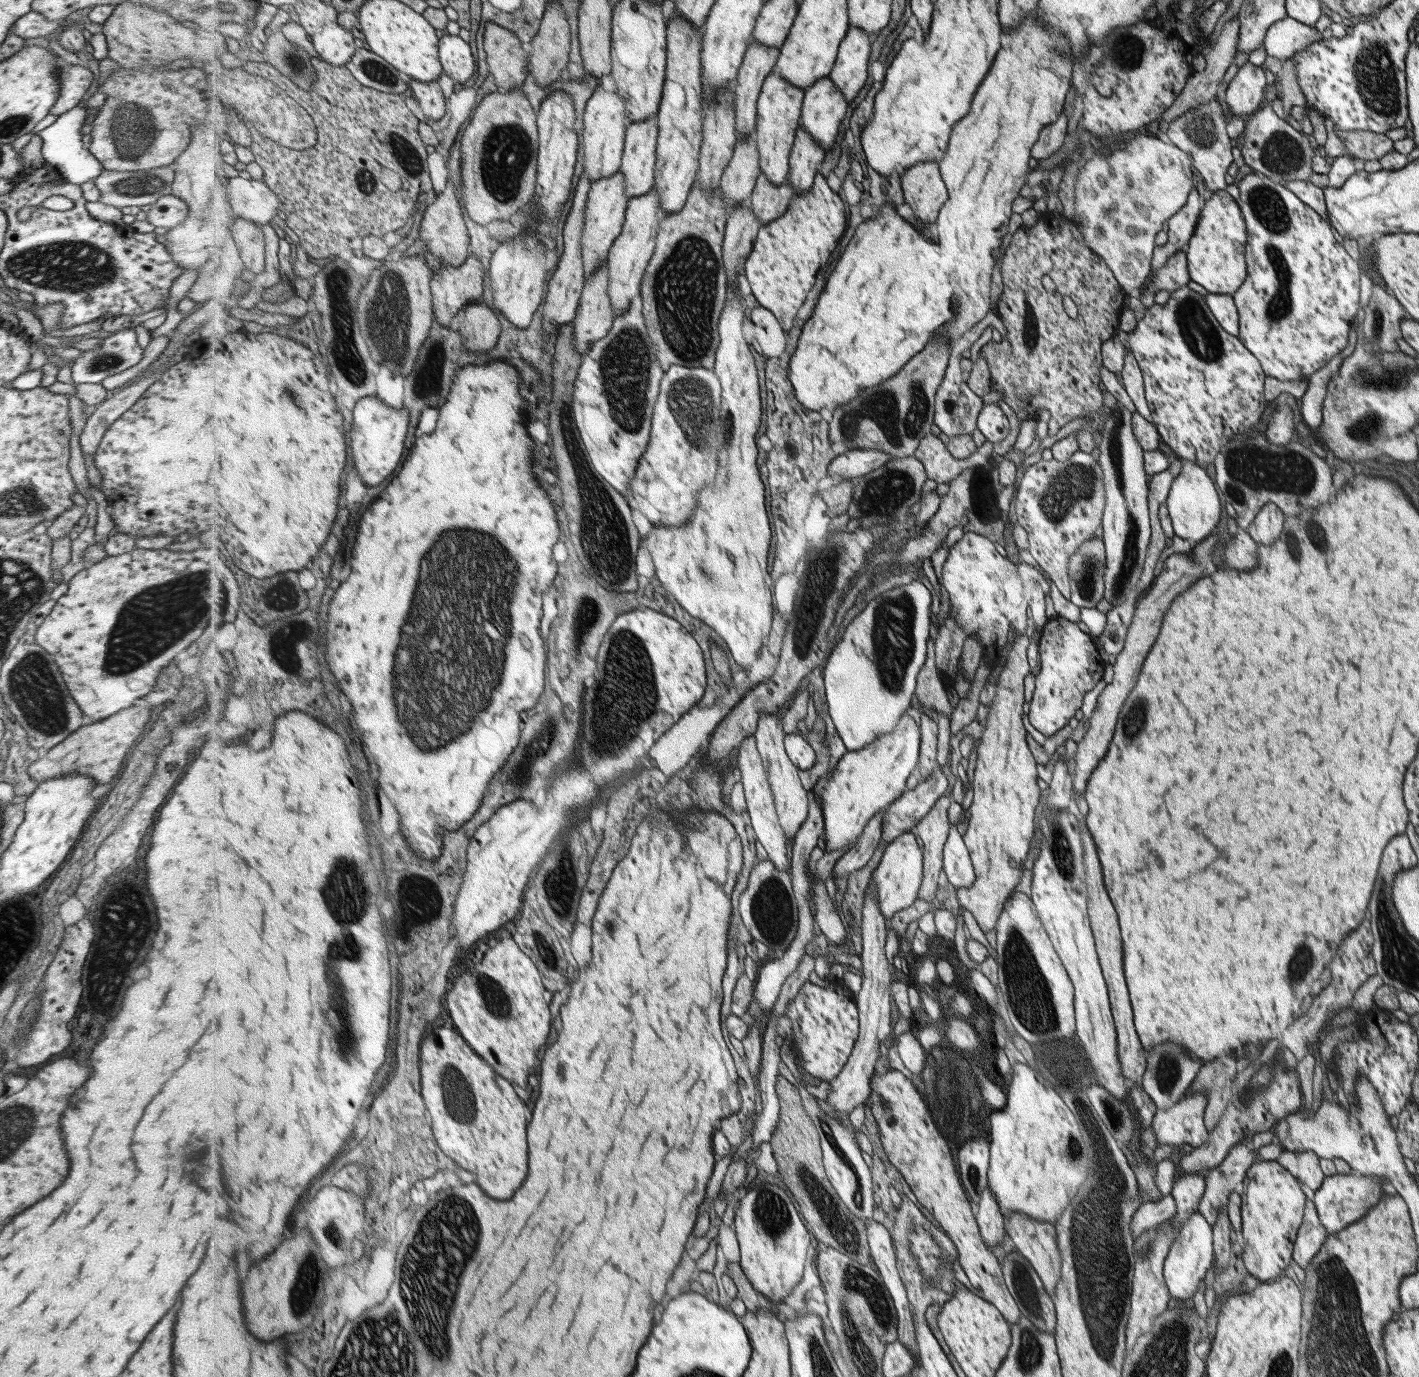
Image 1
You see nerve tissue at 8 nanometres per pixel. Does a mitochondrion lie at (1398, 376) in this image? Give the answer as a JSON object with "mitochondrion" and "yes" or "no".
{"mitochondrion":"yes"}

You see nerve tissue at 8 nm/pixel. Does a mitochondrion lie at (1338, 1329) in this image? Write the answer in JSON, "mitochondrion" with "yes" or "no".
{"mitochondrion":"yes"}

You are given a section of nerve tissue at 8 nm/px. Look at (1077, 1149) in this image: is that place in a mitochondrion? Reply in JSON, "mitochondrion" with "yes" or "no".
{"mitochondrion":"yes"}

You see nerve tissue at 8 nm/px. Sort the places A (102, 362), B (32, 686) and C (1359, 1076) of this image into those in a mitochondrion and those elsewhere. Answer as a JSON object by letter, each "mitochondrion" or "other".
{"A":"mitochondrion","B":"mitochondrion","C":"other"}

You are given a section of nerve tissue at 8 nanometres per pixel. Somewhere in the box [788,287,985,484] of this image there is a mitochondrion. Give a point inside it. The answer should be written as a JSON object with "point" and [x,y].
{"point":[903,417]}

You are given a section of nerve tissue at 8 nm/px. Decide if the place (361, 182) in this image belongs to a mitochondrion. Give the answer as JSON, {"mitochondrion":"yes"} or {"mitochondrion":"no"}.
{"mitochondrion":"yes"}

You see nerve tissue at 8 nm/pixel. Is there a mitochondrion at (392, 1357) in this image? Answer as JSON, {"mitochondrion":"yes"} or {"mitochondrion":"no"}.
{"mitochondrion":"yes"}

